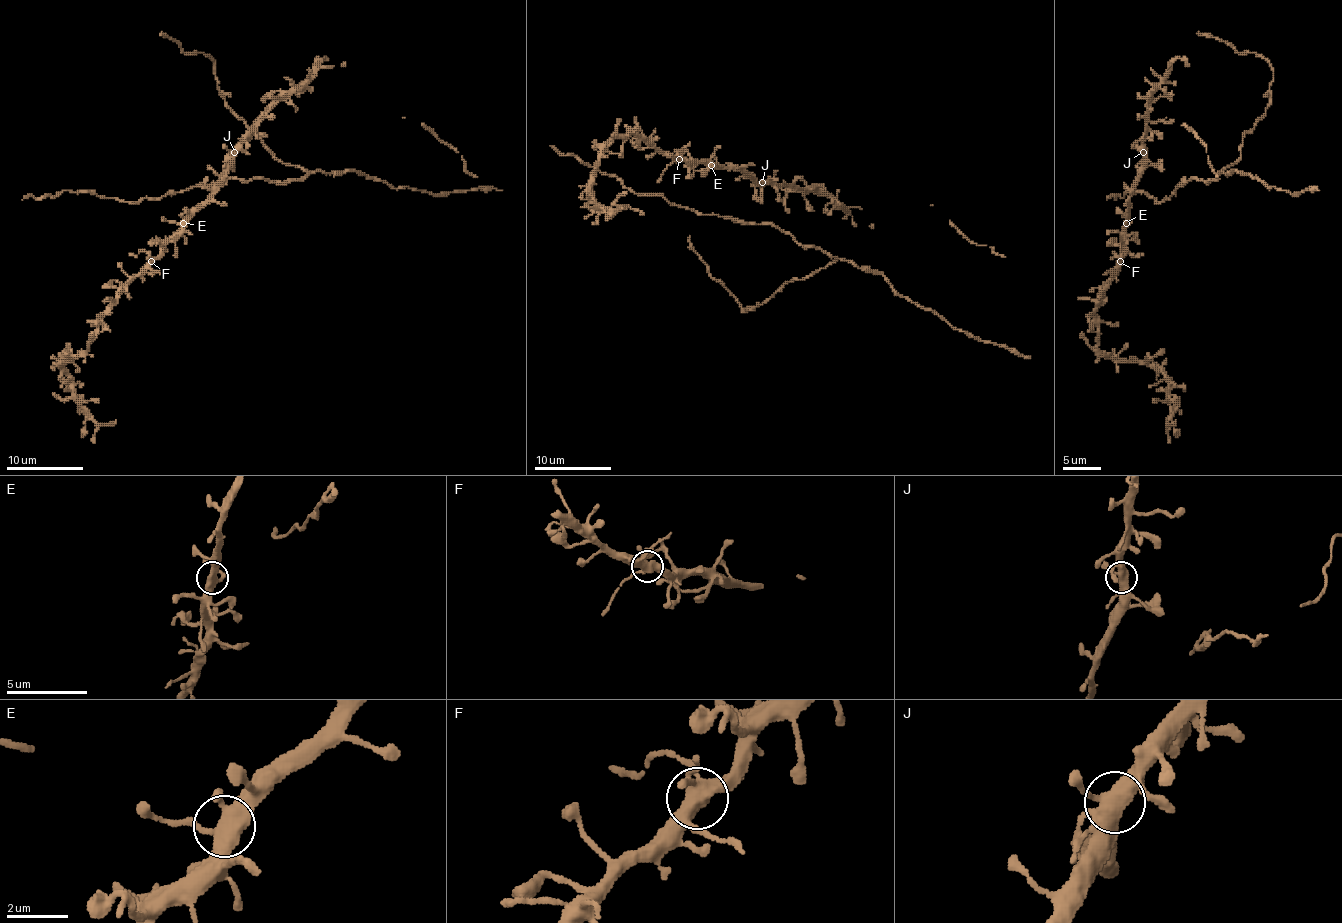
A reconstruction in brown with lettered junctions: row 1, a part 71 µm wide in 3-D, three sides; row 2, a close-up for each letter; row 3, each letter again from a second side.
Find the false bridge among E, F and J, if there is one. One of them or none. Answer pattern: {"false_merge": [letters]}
{"false_merge": []}

